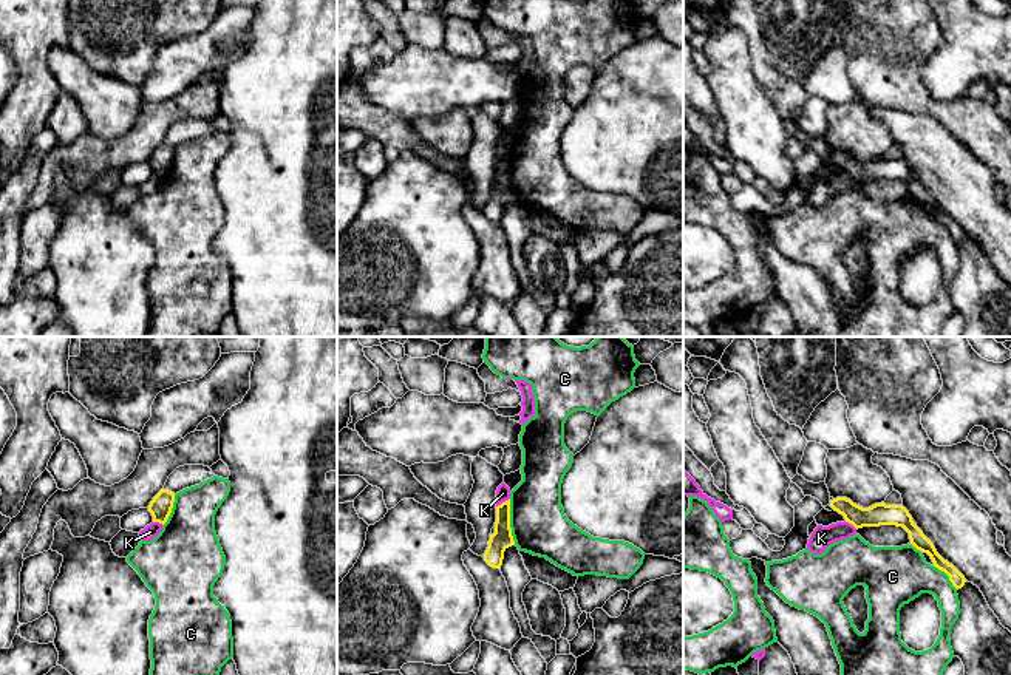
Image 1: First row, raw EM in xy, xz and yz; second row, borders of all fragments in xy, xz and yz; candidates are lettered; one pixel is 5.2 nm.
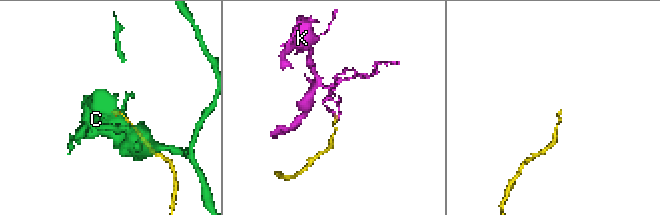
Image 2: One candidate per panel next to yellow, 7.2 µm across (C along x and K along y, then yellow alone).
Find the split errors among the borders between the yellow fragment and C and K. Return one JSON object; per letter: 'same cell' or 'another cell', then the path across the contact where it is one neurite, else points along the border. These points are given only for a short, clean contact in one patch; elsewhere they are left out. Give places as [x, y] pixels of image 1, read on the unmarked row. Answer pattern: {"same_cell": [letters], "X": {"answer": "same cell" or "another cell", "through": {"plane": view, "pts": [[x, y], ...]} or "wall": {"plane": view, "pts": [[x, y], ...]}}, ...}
{"same_cell": [], "C": {"answer": "another cell"}, "K": {"answer": "another cell", "wall": {"plane": "xz", "pts": [[509, 152], [496, 161]]}}}

